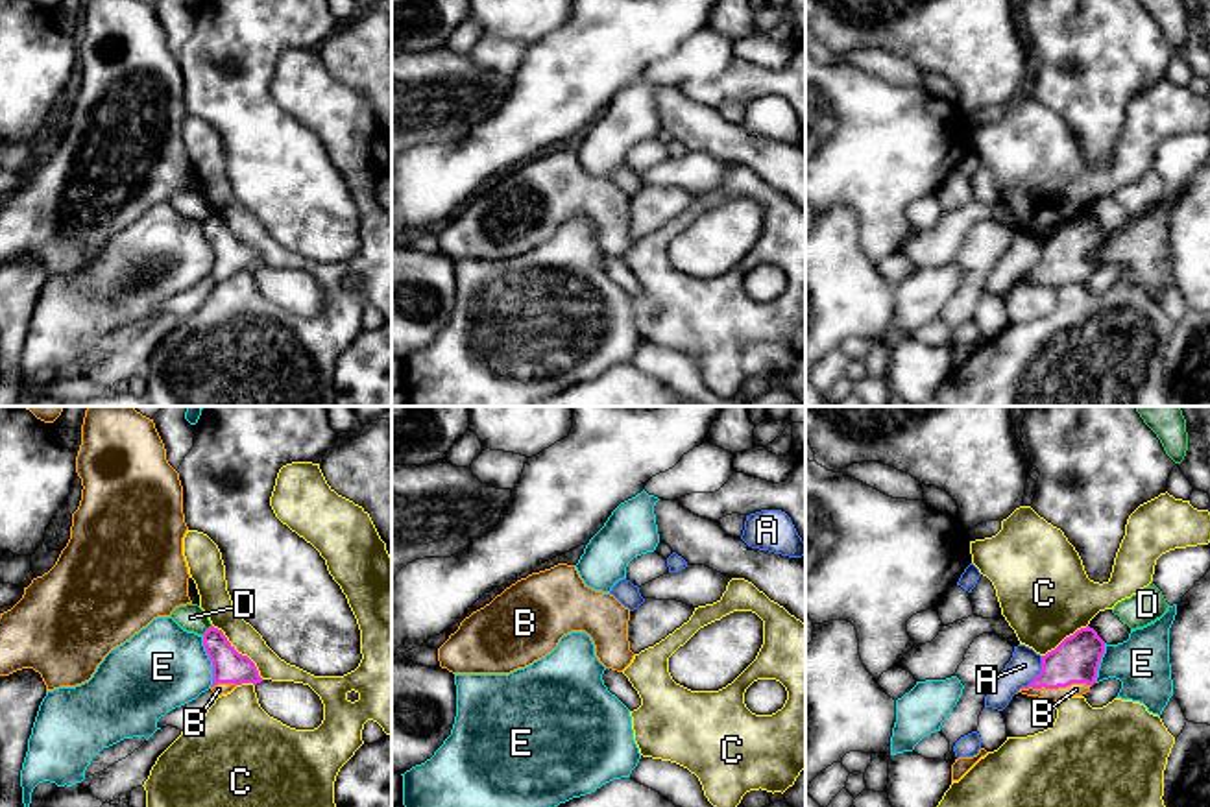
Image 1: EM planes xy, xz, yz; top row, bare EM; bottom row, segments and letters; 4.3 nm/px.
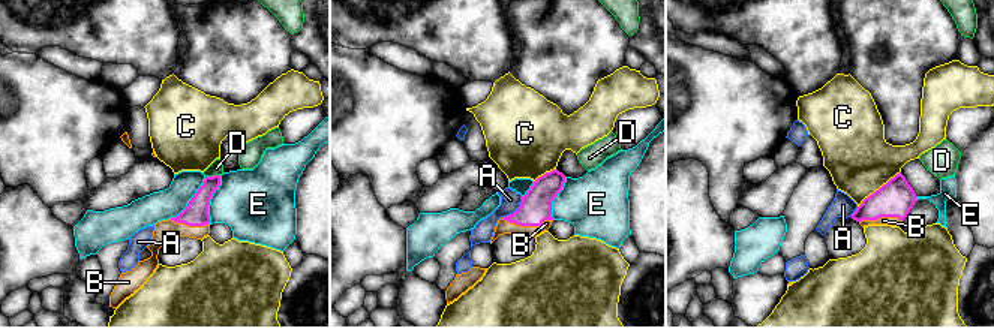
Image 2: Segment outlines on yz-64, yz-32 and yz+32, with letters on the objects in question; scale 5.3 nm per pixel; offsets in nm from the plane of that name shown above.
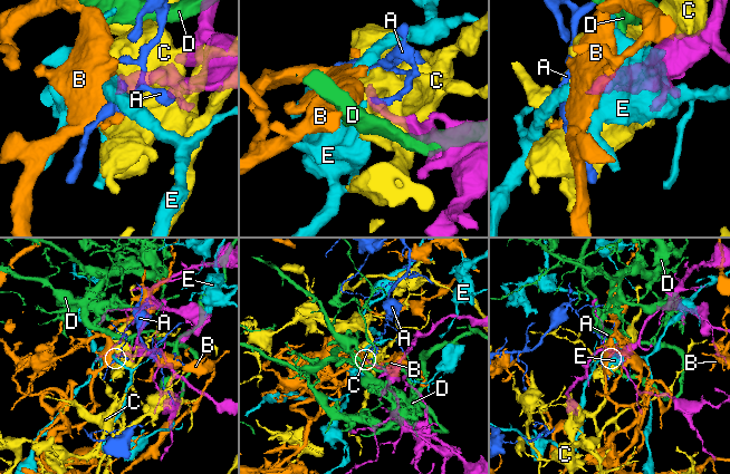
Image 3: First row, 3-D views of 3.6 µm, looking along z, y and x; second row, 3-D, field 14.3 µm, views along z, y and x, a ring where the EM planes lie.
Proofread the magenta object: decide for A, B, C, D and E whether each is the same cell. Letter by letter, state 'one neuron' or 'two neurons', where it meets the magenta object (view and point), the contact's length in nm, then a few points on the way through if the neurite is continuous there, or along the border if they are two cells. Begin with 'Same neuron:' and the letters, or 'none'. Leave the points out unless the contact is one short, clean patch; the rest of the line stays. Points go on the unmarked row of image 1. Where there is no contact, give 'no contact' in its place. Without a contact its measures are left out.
Same neuron: B
A: two neurons; meets magenta in yz at (1039, 261); contact 170 nm long; border along yz (1042, 242), (1039, 259), (1020, 274)
B: one neuron; meets magenta in yz at (1055, 274); contact 300 nm long; runs through yz (1076, 246), (1055, 274), (1076, 276)
C: two neurons; meets magenta in xy at (237, 239); contact 320 nm long
D: two neurons; meets magenta in xy at (207, 216); contact 60 nm long
E: two neurons; meets magenta in xy at (211, 246); contact 220 nm long

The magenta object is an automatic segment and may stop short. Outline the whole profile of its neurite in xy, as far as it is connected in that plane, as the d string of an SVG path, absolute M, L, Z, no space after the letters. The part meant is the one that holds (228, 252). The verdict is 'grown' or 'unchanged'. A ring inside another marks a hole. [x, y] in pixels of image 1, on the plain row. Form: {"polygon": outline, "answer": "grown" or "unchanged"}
{"polygon": "M211 212L203 220L203 233L212 247L211 277L216 283L227 281L242 270L257 271L262 268L255 249L248 242L238 240L222 216Z", "answer": "grown"}

